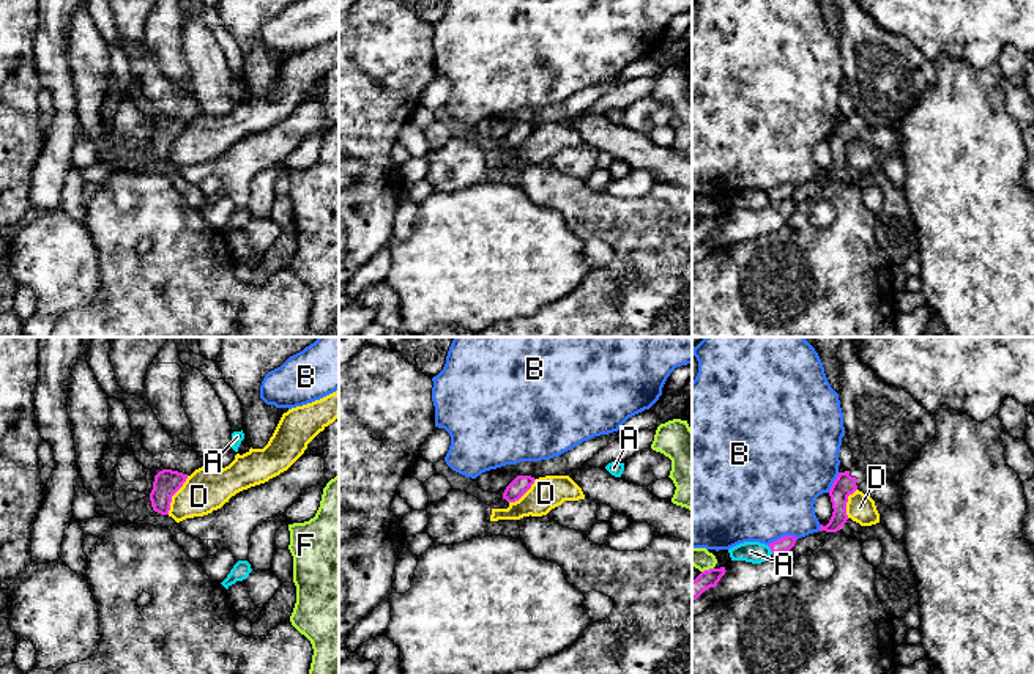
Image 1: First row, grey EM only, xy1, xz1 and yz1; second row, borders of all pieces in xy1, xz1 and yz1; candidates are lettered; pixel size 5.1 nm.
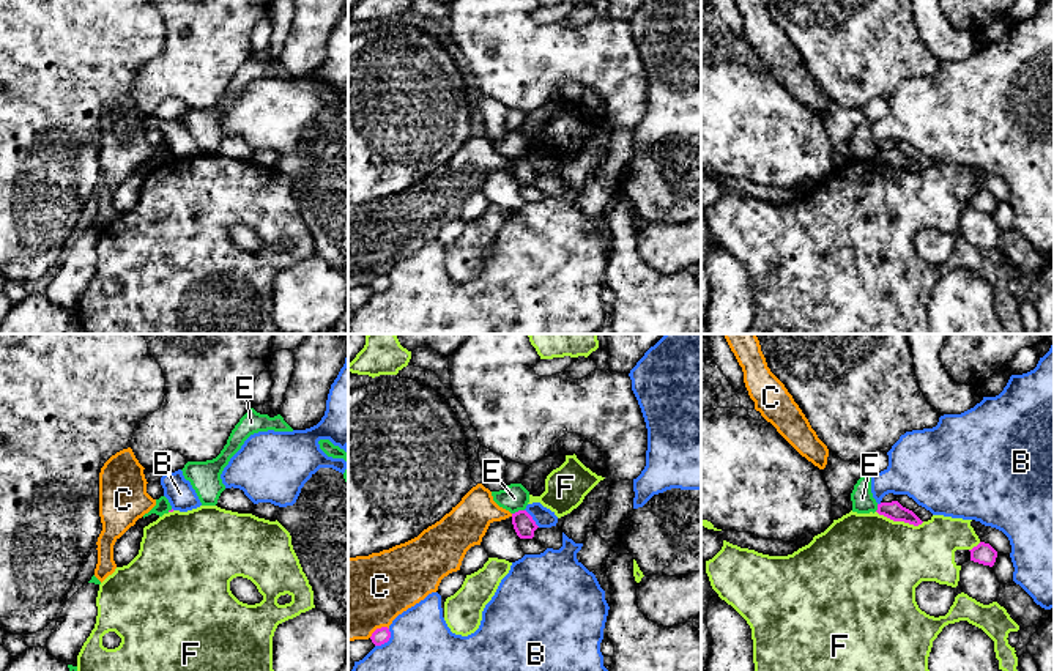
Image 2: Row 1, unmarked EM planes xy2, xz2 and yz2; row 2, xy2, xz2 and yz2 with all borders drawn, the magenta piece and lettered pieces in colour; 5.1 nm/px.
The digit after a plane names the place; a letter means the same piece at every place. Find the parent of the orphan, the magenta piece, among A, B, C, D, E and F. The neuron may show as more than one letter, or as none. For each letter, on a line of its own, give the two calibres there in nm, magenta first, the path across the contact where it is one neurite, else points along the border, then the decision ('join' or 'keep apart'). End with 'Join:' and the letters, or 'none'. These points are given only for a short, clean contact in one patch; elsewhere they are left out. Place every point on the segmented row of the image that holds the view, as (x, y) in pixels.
A: 80/110 nm | along yz1 (766, 545), (773, 551) | keep apart
B: 80/500 nm | keep apart
C: 80/420 nm | keep apart
D: 140/220 nm | along xy1 (188, 476), (172, 496), (167, 514) | keep apart
E: 110/140 nm | along xz2 (523, 509), (512, 514) | keep apart
F: 90/460 nm | keep apart
Join: none

